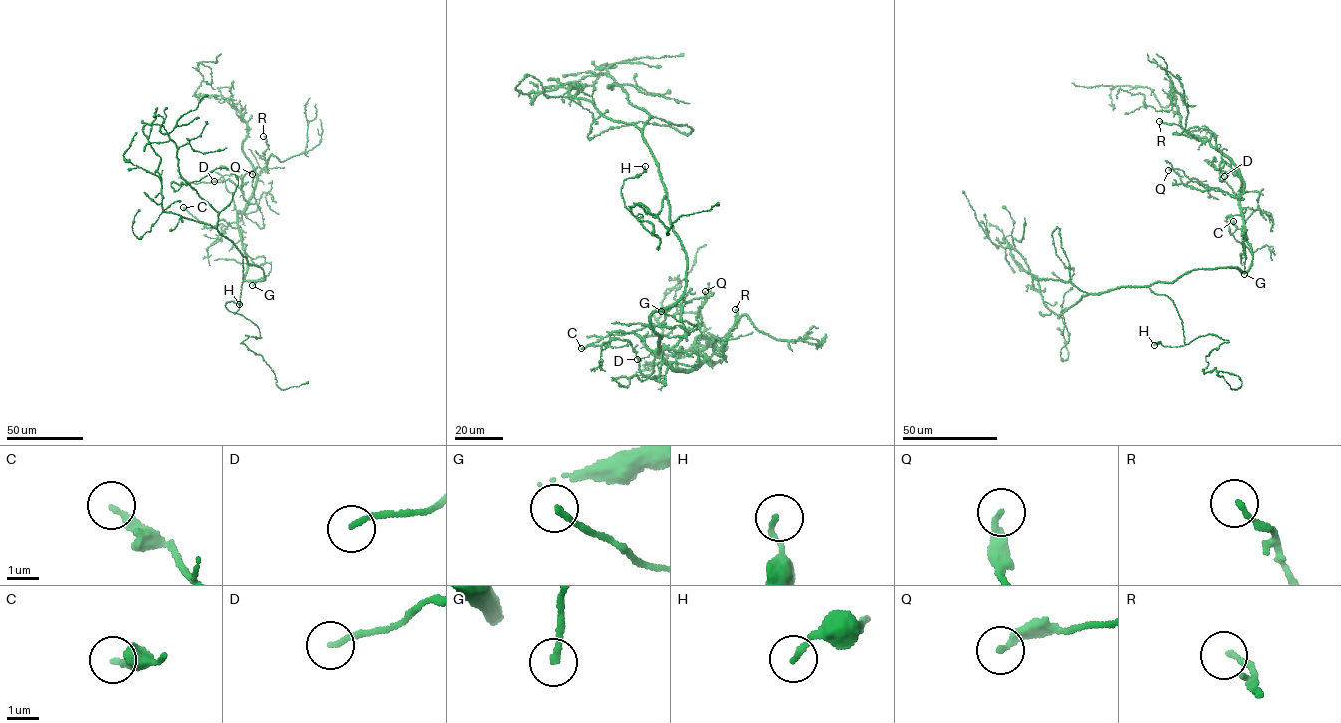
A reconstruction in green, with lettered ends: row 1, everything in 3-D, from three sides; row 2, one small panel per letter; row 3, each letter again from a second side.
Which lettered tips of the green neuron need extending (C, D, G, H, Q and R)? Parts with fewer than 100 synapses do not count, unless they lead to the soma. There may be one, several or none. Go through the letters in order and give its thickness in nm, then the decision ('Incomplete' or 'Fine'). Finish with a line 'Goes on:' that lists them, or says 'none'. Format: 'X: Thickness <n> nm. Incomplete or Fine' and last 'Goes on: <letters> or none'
C: Thickness 200 nm. Fine
D: Thickness 150 nm. Fine
G: Thickness 170 nm. Fine
H: Thickness 160 nm. Fine
Q: Thickness 280 nm. Fine
R: Thickness 150 nm. Fine
Goes on: none

